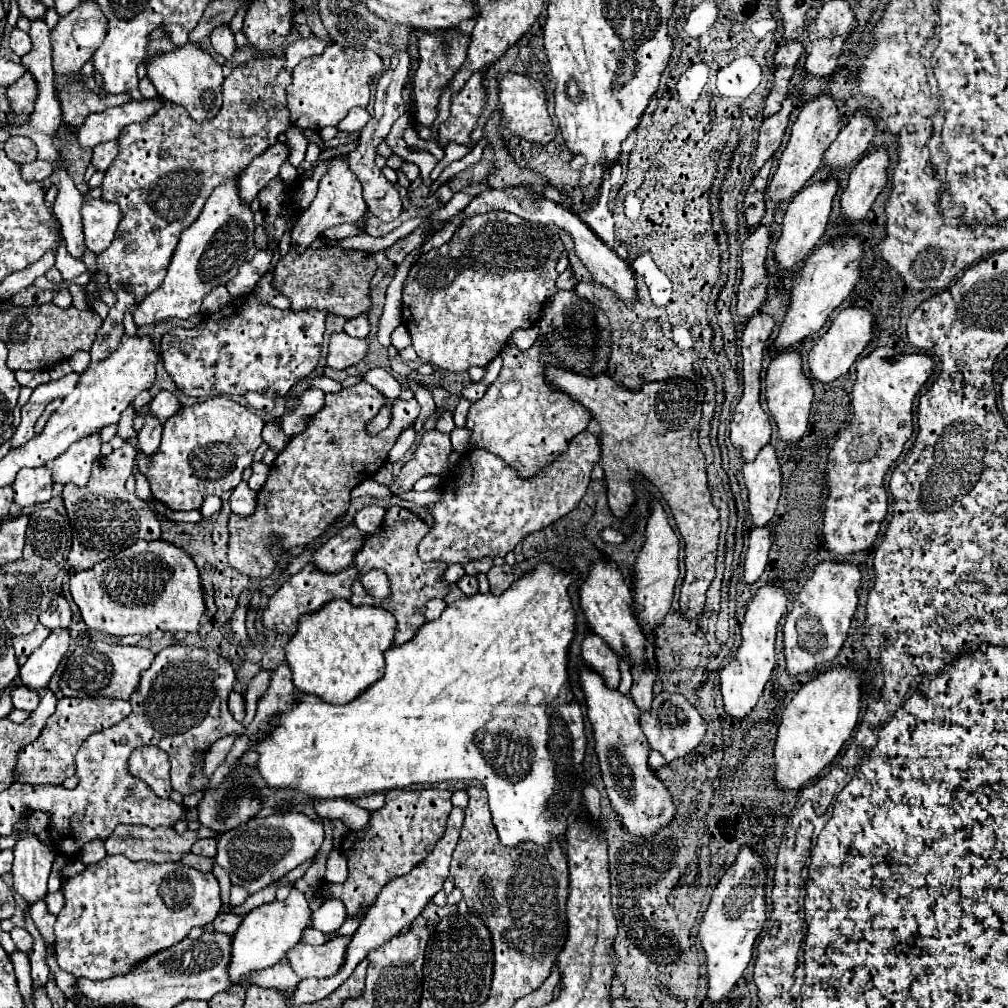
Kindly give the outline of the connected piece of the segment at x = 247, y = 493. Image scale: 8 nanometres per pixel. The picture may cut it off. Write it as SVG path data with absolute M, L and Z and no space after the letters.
M241 481L233 491L231 491L231 511L241 515L241 517L247 517L255 511L255 499L257 499L257 493L253 493L253 489L249 489L249 485L245 481Z

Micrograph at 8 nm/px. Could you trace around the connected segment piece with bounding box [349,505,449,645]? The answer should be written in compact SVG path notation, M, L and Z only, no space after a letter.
M393 505L385 511L383 523L381 523L381 533L373 533L367 535L363 541L363 547L357 551L353 563L359 571L359 575L367 573L369 569L383 569L389 579L391 579L391 597L387 601L377 601L375 597L367 595L361 581L355 579L353 581L353 595L351 595L351 603L353 605L370 605L387 609L389 613L395 615L397 619L397 633L395 633L395 645L407 643L417 629L425 623L425 603L433 597L447 597L449 593L449 583L445 581L445 563L423 563L417 555L417 541L421 541L423 535L429 533L429 525L415 515L413 511Z

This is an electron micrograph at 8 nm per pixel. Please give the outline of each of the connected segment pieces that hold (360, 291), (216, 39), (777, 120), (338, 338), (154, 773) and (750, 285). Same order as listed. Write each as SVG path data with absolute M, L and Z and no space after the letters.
M343 247L309 249L303 255L289 251L277 263L271 283L279 293L283 293L289 299L291 311L319 309L325 313L343 315L351 319L369 311L371 307L369 283L371 283L375 269L377 265L375 265L373 255L365 251L351 251Z
M217 27L213 33L211 33L211 43L213 43L213 49L217 53L221 53L227 61L233 59L233 53L235 53L235 41L233 41L233 33L229 31L229 27Z
M789 99L783 101L783 107L779 113L771 115L769 119L763 121L761 129L759 129L759 141L757 141L757 151L753 157L753 175L761 169L761 165L773 157L773 153L777 151L777 147L783 141L783 133L785 127L789 123L789 115L793 111L793 103Z
M341 331L341 333L331 333L325 361L333 369L345 369L361 361L365 353L367 353L365 339L355 339L355 337L349 337L345 331Z
M137 747L129 757L131 775L143 779L159 797L169 797L171 793L171 763L169 755L157 747Z
M759 225L743 243L741 243L741 265L743 277L737 291L737 315L739 317L753 317L761 303L765 301L767 293L767 271L765 271L765 257L769 247L769 231L767 227Z

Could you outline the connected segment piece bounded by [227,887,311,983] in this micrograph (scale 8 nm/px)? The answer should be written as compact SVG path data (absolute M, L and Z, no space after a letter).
M295 887L291 889L289 897L285 901L273 901L255 907L249 911L239 929L231 935L231 963L229 963L229 977L233 983L245 983L249 979L249 973L267 969L275 965L283 955L301 939L301 931L311 925L311 909L301 891Z

